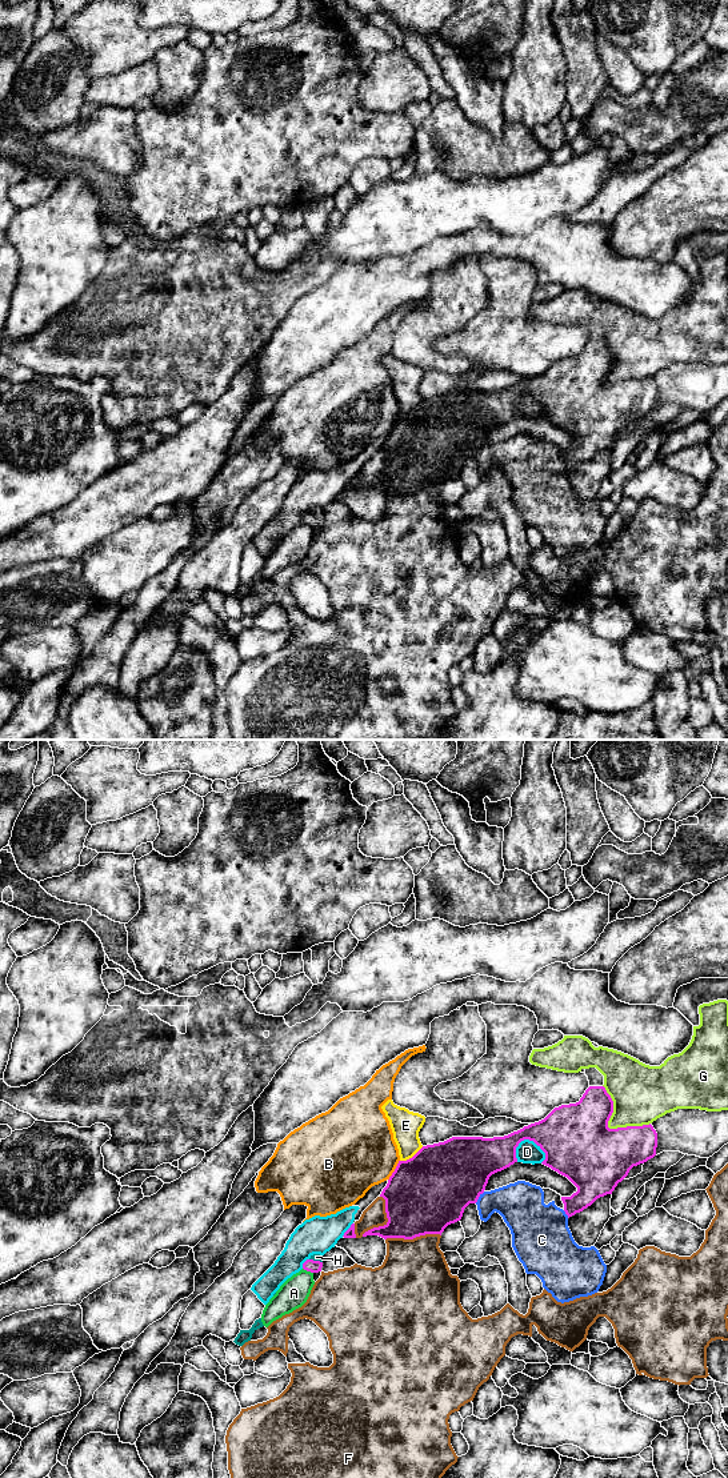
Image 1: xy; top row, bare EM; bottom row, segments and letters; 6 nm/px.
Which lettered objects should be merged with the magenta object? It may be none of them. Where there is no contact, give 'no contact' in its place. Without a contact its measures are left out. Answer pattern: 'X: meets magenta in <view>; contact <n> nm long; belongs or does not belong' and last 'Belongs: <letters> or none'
A: meets magenta in xy; contact 70 nm long; does not belong
B: meets magenta in xy; contact 140 nm long; does not belong
C: meets magenta in xy; contact 90 nm long; does not belong
D: meets magenta in xy; contact 200 nm long; does not belong
E: meets magenta in xy; contact 170 nm long; does not belong
F: meets magenta in xy; contact 340 nm long; does not belong
G: meets magenta in xy; contact 380 nm long; does not belong
H: meets magenta in xy; contact 80 nm long; belongs
Belongs: H

